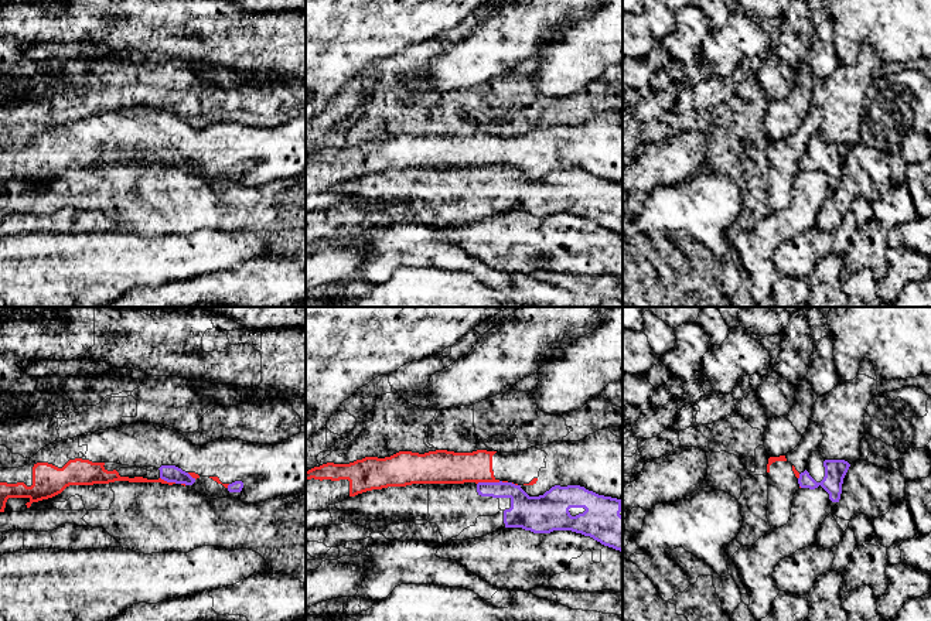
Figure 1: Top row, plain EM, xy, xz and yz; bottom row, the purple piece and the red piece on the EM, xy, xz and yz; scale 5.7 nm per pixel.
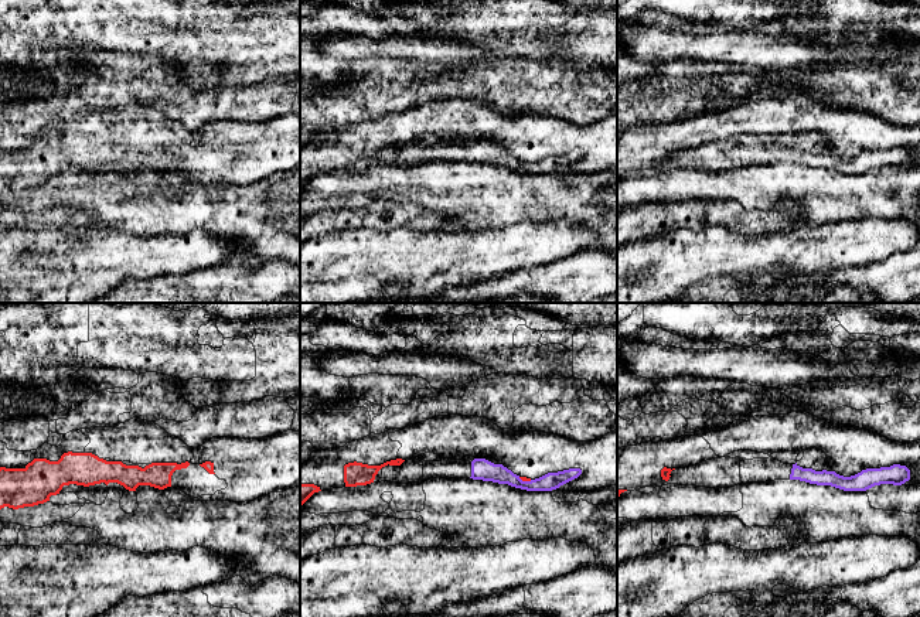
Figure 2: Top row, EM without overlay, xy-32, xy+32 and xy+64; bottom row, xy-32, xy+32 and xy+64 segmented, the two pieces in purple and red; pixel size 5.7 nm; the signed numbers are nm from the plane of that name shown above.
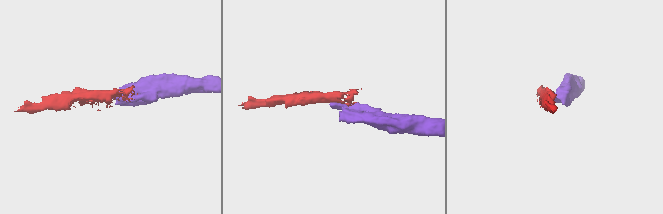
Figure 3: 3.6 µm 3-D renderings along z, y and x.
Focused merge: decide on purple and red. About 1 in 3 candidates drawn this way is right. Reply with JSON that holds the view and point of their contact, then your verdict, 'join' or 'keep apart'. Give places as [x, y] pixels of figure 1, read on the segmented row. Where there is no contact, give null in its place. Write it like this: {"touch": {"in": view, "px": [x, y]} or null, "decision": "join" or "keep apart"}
{"touch": {"in": "xz", "px": [491, 483]}, "decision": "keep apart"}

